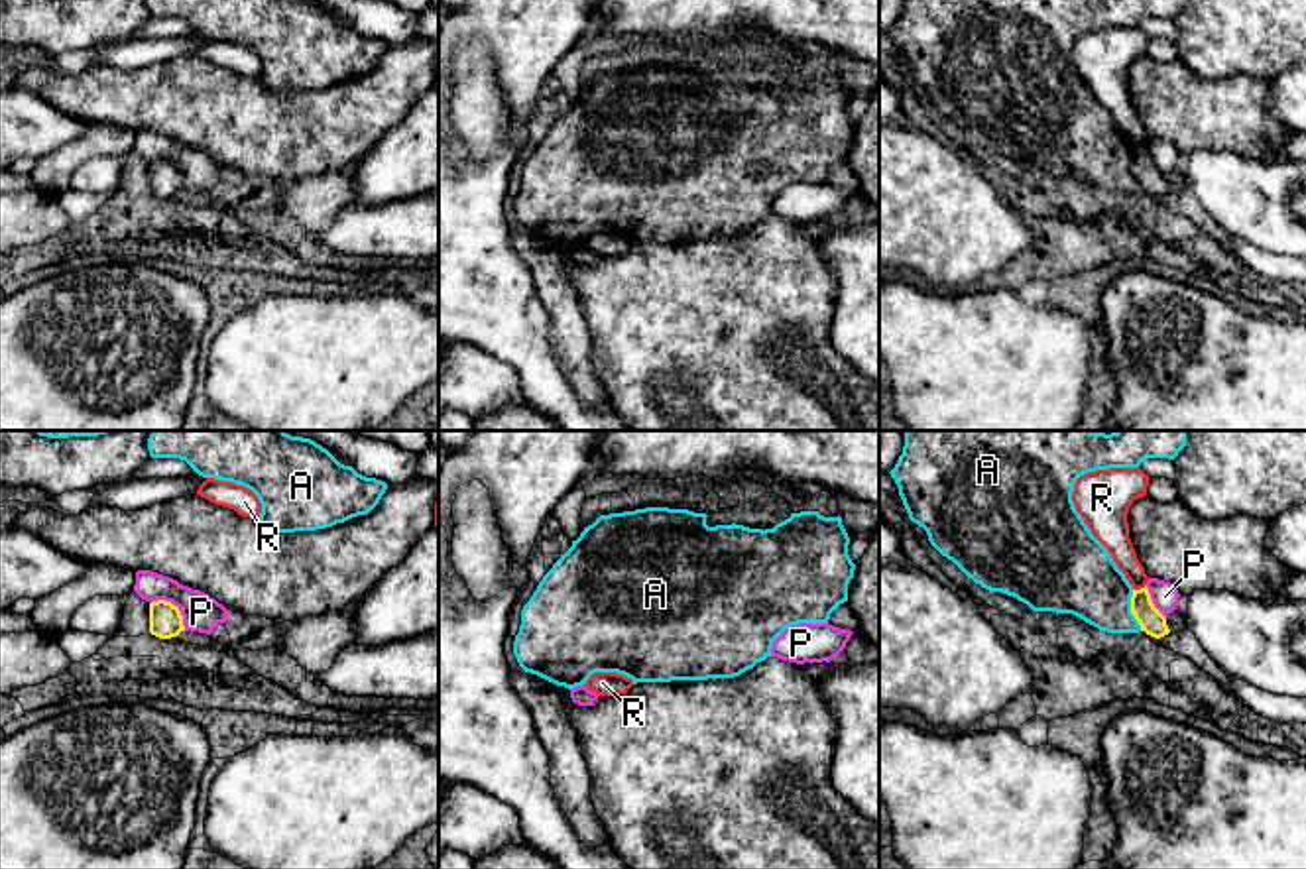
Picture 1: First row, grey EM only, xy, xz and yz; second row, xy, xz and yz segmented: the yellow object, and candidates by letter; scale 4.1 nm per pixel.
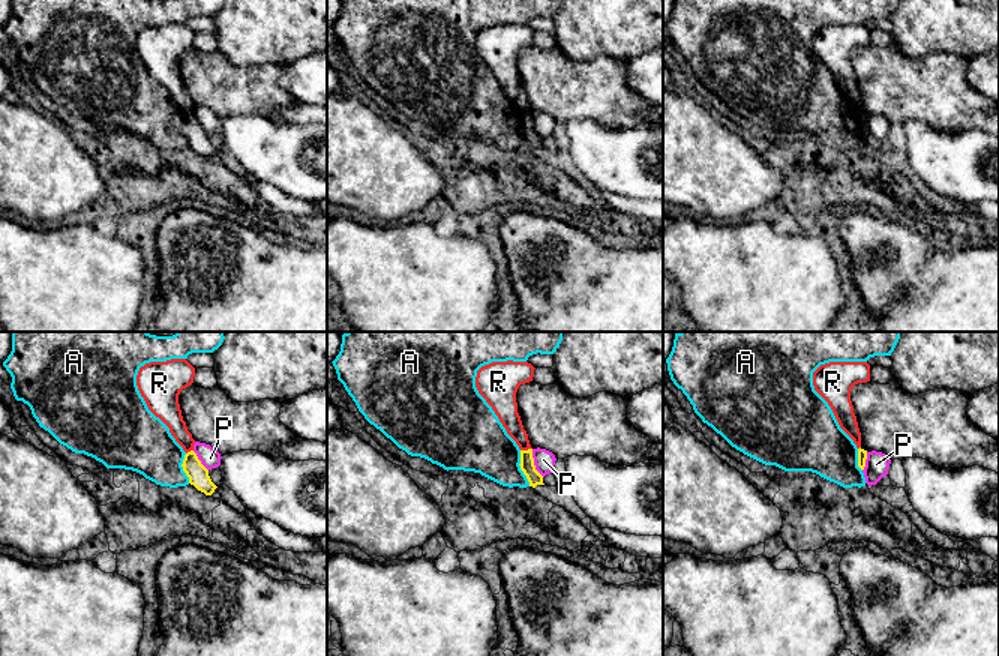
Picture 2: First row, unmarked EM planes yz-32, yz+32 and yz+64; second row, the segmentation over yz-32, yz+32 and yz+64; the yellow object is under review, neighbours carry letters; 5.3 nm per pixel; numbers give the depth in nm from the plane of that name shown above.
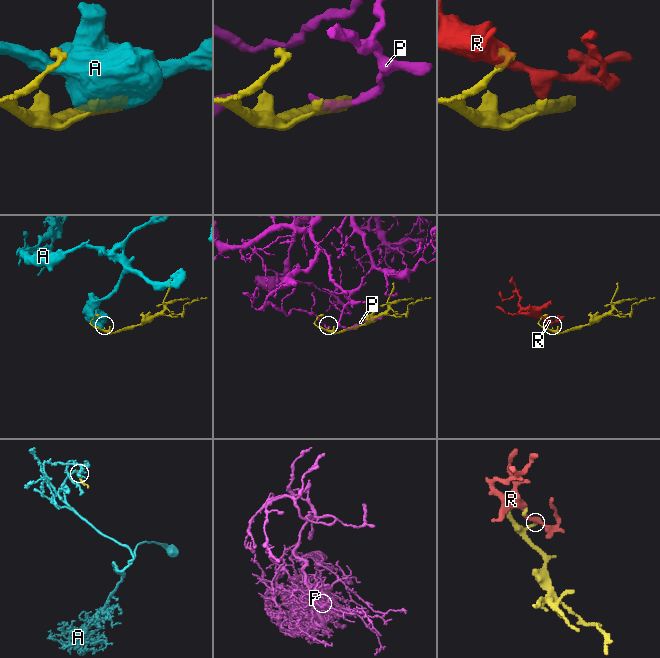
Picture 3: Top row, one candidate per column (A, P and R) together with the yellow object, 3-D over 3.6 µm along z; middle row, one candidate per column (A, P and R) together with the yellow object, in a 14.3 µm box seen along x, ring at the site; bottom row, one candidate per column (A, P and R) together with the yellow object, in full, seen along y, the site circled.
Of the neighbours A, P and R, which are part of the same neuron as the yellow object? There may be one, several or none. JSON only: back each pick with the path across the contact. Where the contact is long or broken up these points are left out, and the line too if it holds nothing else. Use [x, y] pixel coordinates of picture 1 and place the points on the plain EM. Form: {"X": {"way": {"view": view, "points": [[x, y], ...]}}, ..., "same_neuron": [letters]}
{"same_neuron": []}

